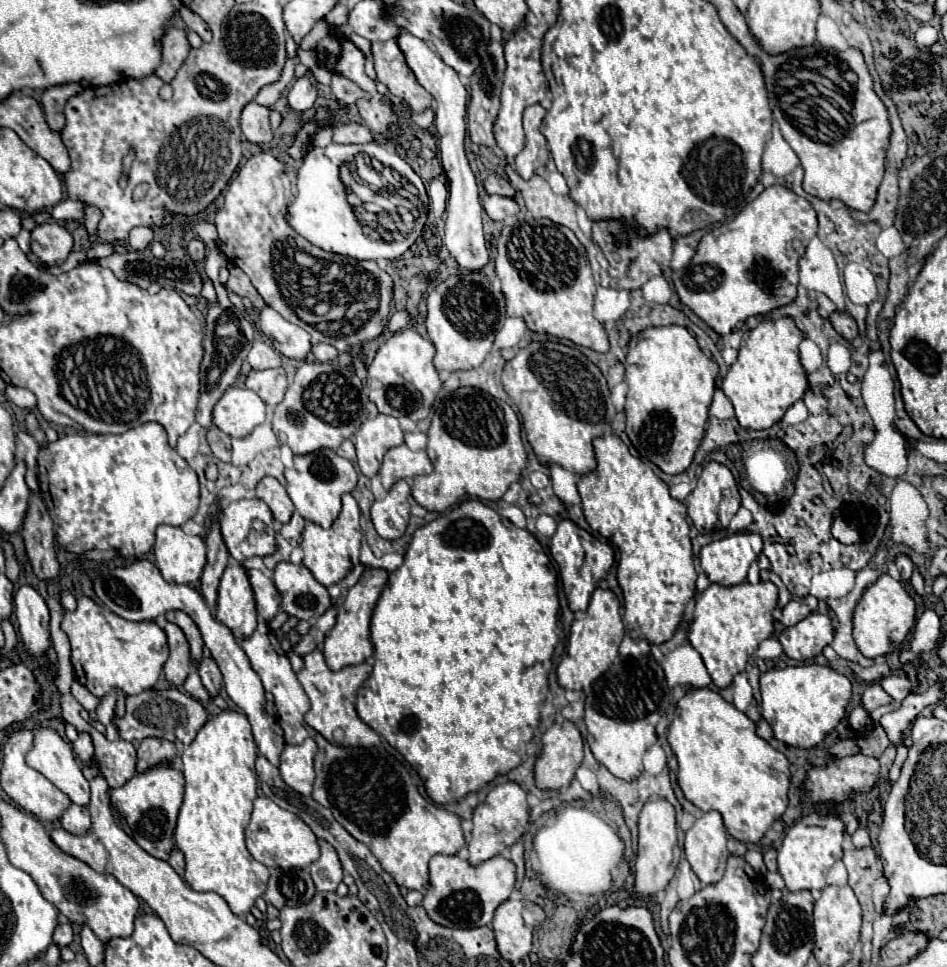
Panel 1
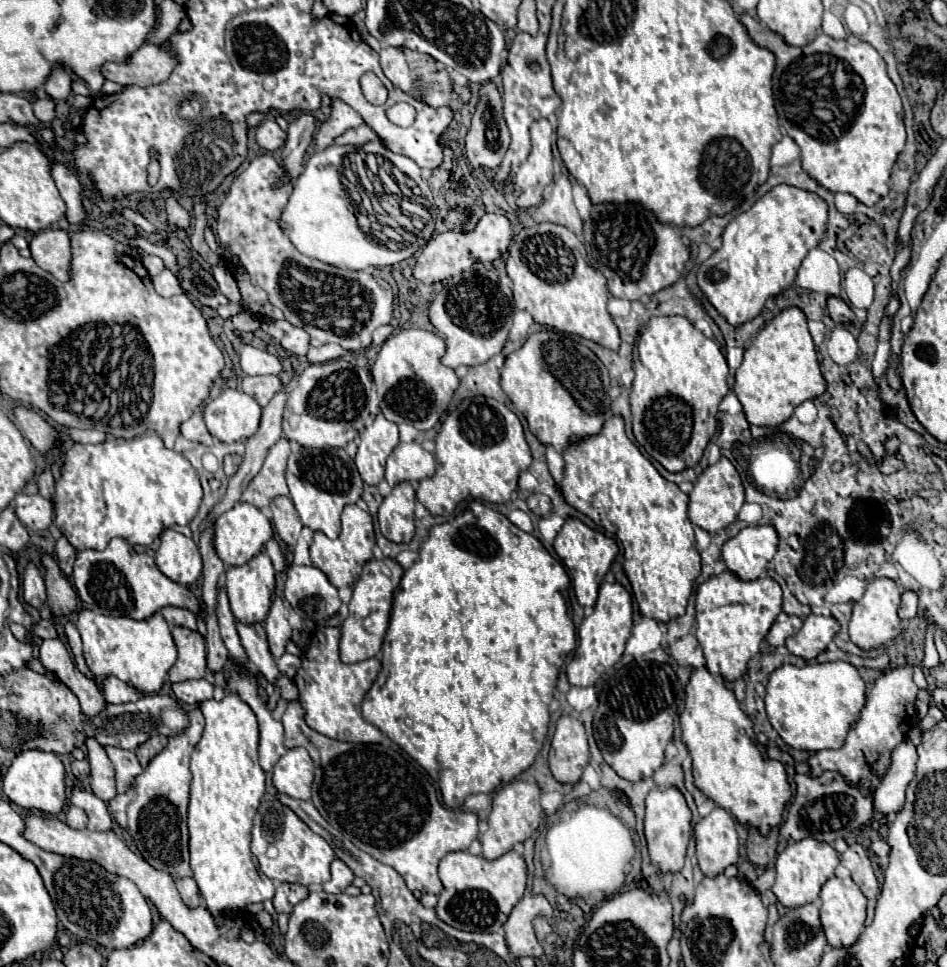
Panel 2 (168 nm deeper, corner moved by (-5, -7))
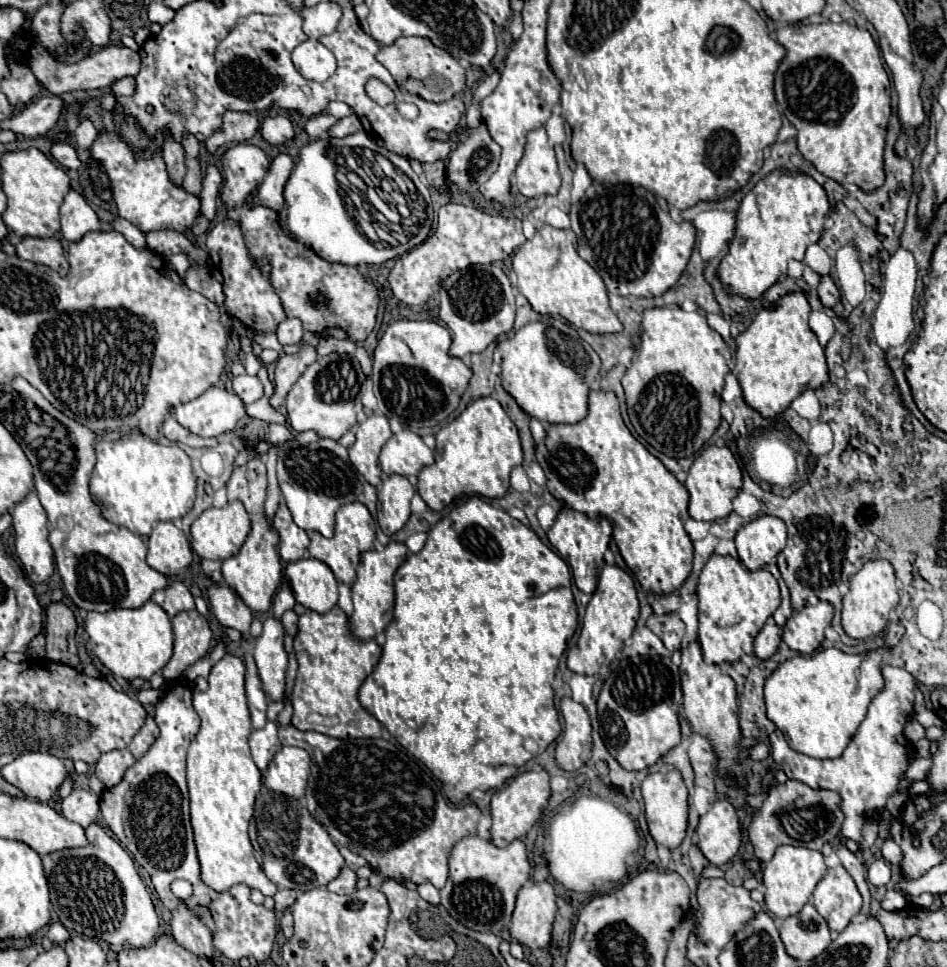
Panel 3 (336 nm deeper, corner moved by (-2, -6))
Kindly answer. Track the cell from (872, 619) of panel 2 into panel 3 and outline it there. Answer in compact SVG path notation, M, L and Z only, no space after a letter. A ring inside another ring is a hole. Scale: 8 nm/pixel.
M868 561L852 579L850 591L842 599L842 627L852 639L868 639L884 631L888 613L898 605L898 589L894 569L888 561Z

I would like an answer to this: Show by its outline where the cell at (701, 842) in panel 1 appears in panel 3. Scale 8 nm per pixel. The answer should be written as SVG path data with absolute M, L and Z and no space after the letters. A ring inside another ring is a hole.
M716 801L712 809L700 817L696 835L700 851L712 865L722 867L730 863L742 843L736 809L728 801Z

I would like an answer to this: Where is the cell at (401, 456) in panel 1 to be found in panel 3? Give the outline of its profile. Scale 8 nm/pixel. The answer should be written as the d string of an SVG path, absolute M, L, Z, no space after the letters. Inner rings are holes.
M410 429L392 435L380 453L380 467L386 475L418 475L426 465L432 463L434 453Z

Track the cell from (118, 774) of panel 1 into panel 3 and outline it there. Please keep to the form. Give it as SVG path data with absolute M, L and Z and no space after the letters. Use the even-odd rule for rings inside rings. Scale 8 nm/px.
M128 749L108 751L108 753L102 753L102 757L98 759L94 773L110 789L110 787L116 787L124 779L124 773L134 765L134 761L136 759L130 755Z

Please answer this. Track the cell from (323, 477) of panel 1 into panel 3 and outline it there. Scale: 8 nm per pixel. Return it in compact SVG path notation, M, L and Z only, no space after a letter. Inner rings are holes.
M318 439L316 443L300 445L300 443L286 443L278 453L278 483L280 491L286 497L286 505L294 517L294 523L304 531L318 531L324 537L334 535L334 515L340 505L352 503L362 495L364 477L354 469L348 459L348 451L334 439Z

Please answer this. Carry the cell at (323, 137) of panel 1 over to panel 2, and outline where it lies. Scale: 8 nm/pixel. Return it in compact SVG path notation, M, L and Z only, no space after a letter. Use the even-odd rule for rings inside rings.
M333 100L333 104L331 104L331 116L317 130L317 136L315 136L317 148L323 150L323 148L331 146L337 136L341 136L349 128L361 126L363 122L365 120L351 106L347 106L341 100Z

